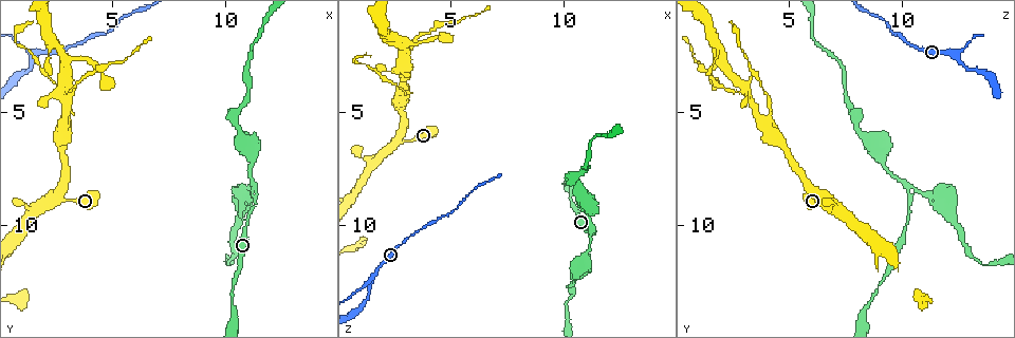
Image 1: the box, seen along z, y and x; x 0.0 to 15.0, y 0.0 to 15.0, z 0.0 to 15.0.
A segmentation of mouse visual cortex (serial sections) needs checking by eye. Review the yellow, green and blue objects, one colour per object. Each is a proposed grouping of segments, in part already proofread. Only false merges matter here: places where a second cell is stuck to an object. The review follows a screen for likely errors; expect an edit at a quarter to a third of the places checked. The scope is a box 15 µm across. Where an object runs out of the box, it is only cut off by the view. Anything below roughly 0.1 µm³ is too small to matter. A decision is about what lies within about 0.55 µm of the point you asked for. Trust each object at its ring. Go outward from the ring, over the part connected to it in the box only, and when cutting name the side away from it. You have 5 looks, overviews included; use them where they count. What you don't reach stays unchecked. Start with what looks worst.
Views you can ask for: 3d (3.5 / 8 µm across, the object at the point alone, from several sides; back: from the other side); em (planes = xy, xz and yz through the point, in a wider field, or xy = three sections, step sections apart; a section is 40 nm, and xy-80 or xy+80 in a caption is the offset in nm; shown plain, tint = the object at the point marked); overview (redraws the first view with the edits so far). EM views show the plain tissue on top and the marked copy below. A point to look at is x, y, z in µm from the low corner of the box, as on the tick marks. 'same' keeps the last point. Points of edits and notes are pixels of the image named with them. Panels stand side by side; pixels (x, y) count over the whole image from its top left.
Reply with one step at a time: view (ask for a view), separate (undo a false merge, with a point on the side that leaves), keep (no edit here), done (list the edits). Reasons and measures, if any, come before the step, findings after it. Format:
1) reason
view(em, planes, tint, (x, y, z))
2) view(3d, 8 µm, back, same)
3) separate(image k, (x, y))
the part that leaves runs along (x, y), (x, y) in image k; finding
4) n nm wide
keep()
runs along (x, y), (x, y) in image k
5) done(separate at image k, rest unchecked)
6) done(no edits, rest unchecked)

three arms meet
view(3d, 8 µm, (11.4, 8.8, 10.3))

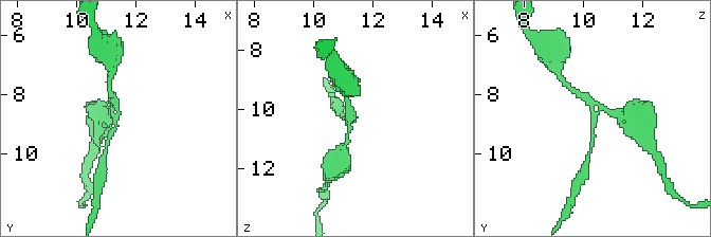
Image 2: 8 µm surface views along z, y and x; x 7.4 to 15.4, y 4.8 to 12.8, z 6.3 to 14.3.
zoom in
view(3d, 3.5 µm, back, (11.4, 8.8, 10.4))

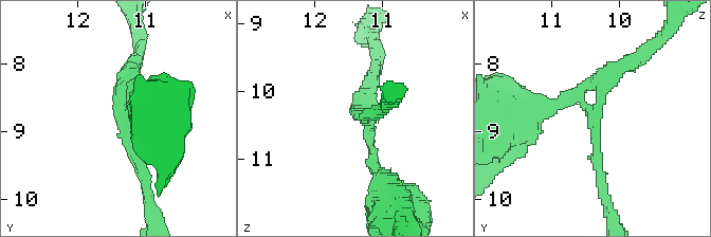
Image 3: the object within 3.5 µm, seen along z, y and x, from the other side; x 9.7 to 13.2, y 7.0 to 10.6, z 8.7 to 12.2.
3 arms; arms of 150, 200, 250 nm
view(em, xy, step 1, tint, (11.35, 8.85, 10.40))

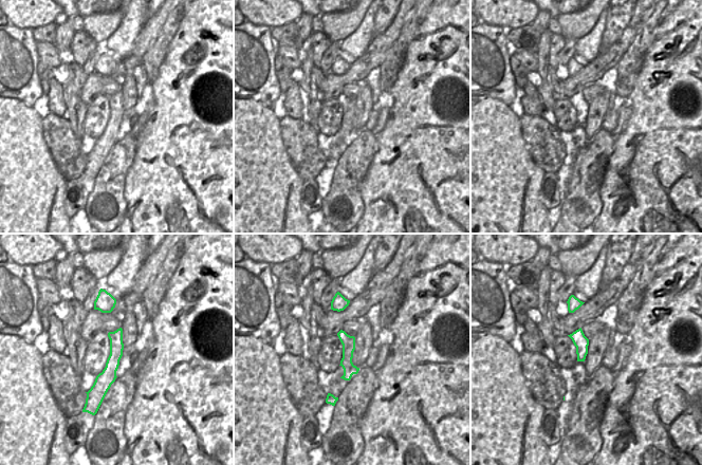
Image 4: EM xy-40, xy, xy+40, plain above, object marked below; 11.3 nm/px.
150 nm wide
keep()
runs along (601, 183), (594, 122), (623, 67) in image 3; one cell here

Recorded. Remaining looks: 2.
two arms in line, one across
view(3d, 3.5 µm, back, (3.0, 5.2, 4.1))

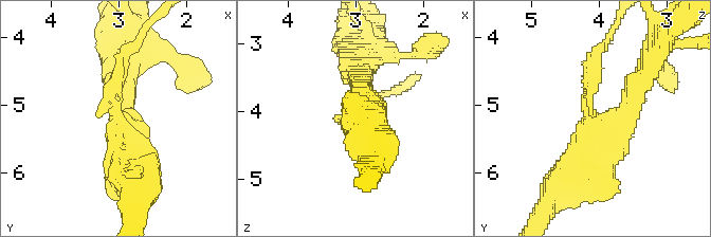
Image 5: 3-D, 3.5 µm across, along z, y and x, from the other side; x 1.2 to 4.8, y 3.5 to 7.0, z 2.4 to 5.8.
now the EM
view(em, xy, step 5, tint, (3.00, 5.25, 4.05))

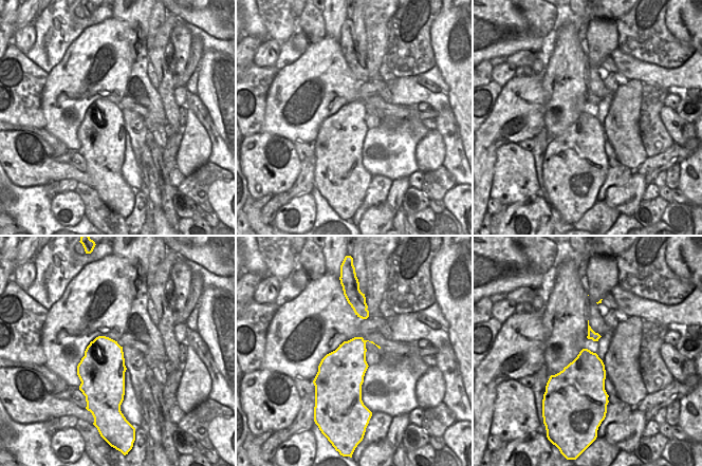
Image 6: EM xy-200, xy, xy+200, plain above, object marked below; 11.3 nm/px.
separate(image 5, (595, 52))
the part that leaves runs along (589, 86), (595, 57), (614, 28) in image 5; two cells meet here

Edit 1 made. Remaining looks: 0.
done(separate at image 5, rest unchecked)

